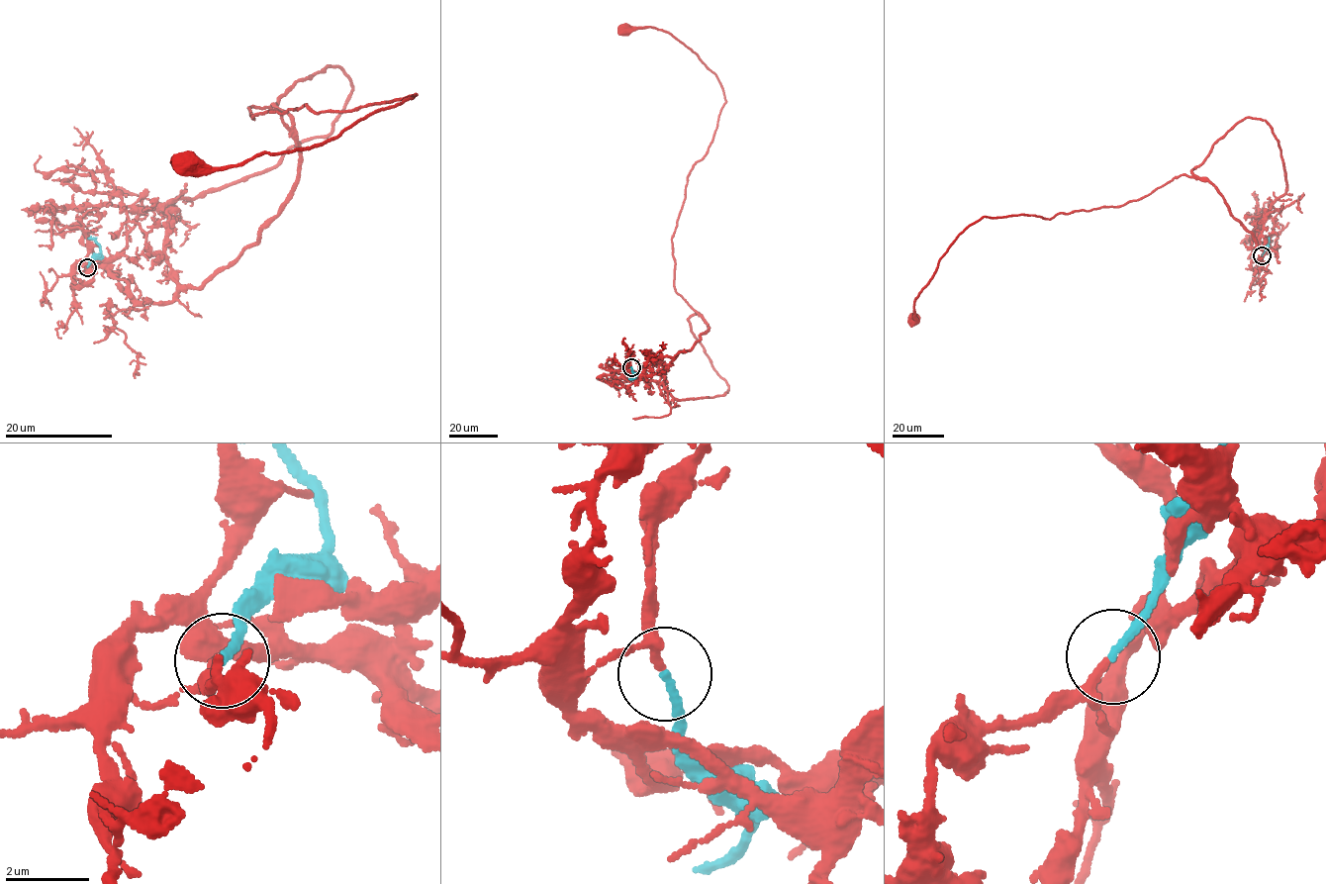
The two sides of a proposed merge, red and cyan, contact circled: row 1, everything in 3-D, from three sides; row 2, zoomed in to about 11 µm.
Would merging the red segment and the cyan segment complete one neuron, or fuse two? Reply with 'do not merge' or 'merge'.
merge

